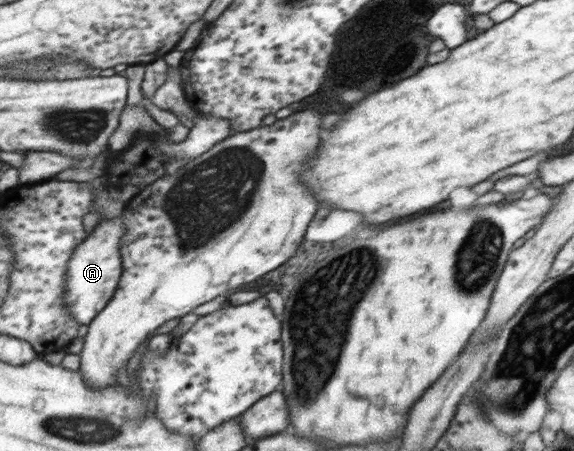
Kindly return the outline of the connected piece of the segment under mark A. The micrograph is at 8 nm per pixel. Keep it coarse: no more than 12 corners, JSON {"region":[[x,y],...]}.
{"region":[[122,215],[76,249],[65,304],[88,324],[117,291]]}

